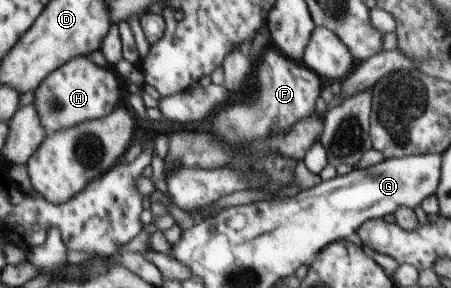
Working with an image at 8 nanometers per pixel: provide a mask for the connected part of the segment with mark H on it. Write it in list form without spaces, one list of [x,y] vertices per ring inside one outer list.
[[[80,56],[71,59],[42,81],[34,91],[32,104],[46,134],[50,135],[88,120],[103,119],[104,116],[112,114],[117,102],[119,102],[117,76],[111,70],[107,70],[107,66],[99,68],[87,57]]]

